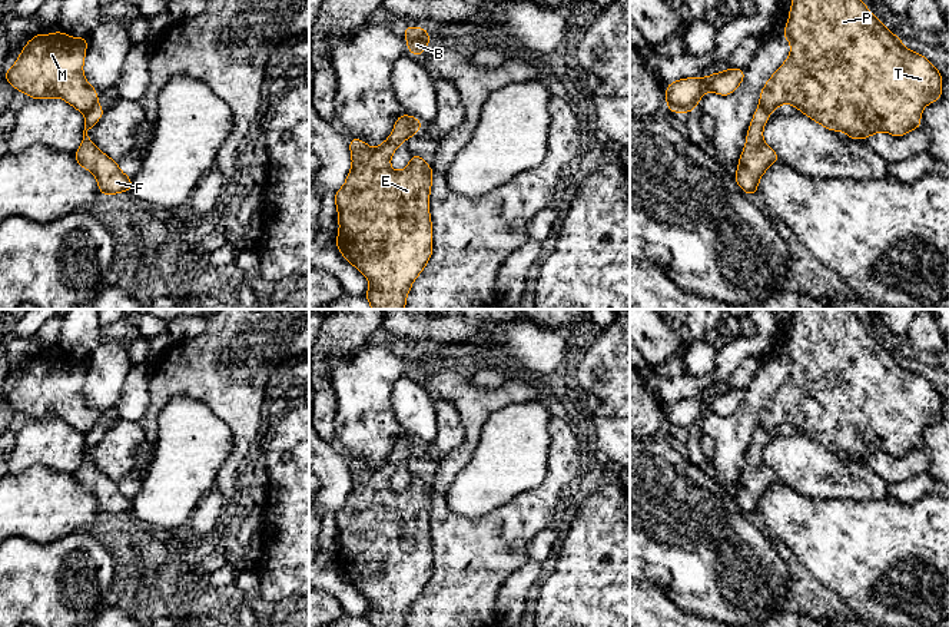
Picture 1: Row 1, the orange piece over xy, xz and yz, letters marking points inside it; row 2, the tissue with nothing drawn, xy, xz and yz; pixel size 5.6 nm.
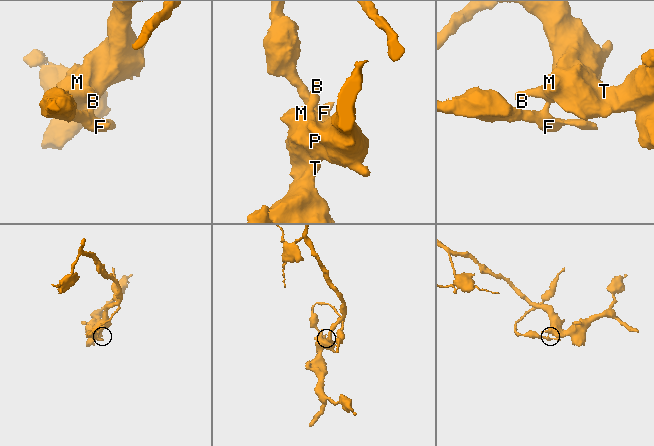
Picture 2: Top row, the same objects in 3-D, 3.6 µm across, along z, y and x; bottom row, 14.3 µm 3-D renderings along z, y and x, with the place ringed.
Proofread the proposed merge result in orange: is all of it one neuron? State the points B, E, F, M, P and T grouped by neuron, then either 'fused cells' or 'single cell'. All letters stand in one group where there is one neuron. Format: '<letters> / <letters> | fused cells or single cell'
B E M P T / F | fused cells

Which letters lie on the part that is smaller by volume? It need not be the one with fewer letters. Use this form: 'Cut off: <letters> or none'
Cut off: F

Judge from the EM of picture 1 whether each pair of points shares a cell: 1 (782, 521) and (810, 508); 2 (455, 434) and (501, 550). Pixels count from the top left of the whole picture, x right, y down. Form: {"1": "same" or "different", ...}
{"1": "same", "2": "different"}

